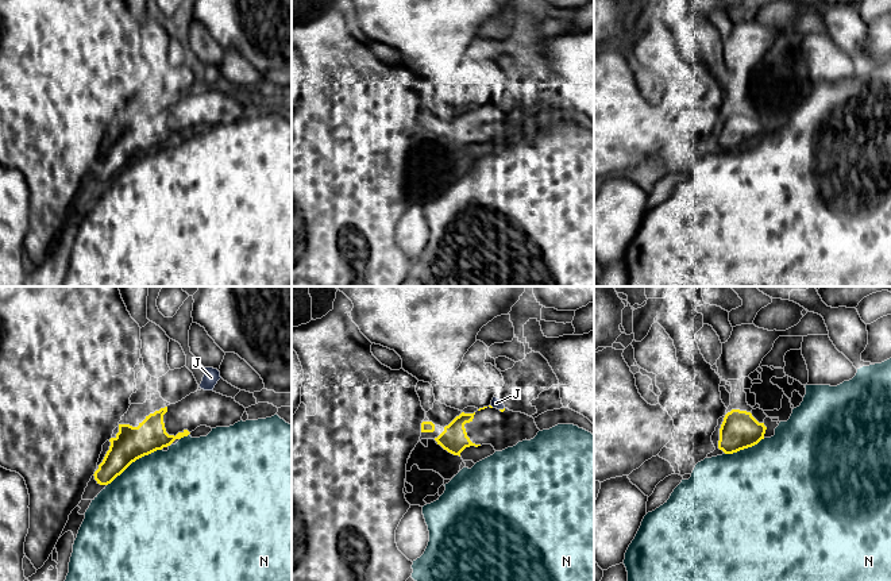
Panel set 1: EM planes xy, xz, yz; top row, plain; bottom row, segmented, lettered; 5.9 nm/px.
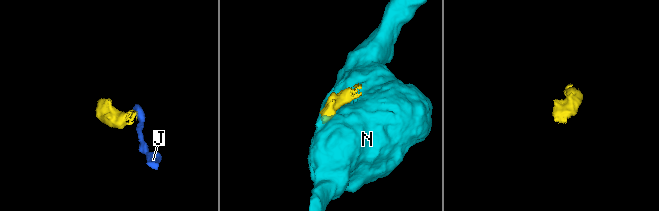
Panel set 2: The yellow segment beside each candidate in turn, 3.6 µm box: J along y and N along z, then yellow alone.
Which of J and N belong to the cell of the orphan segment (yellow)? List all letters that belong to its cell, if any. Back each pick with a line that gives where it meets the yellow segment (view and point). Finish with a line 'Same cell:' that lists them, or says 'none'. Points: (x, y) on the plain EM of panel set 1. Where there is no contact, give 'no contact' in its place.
Same cell: none

